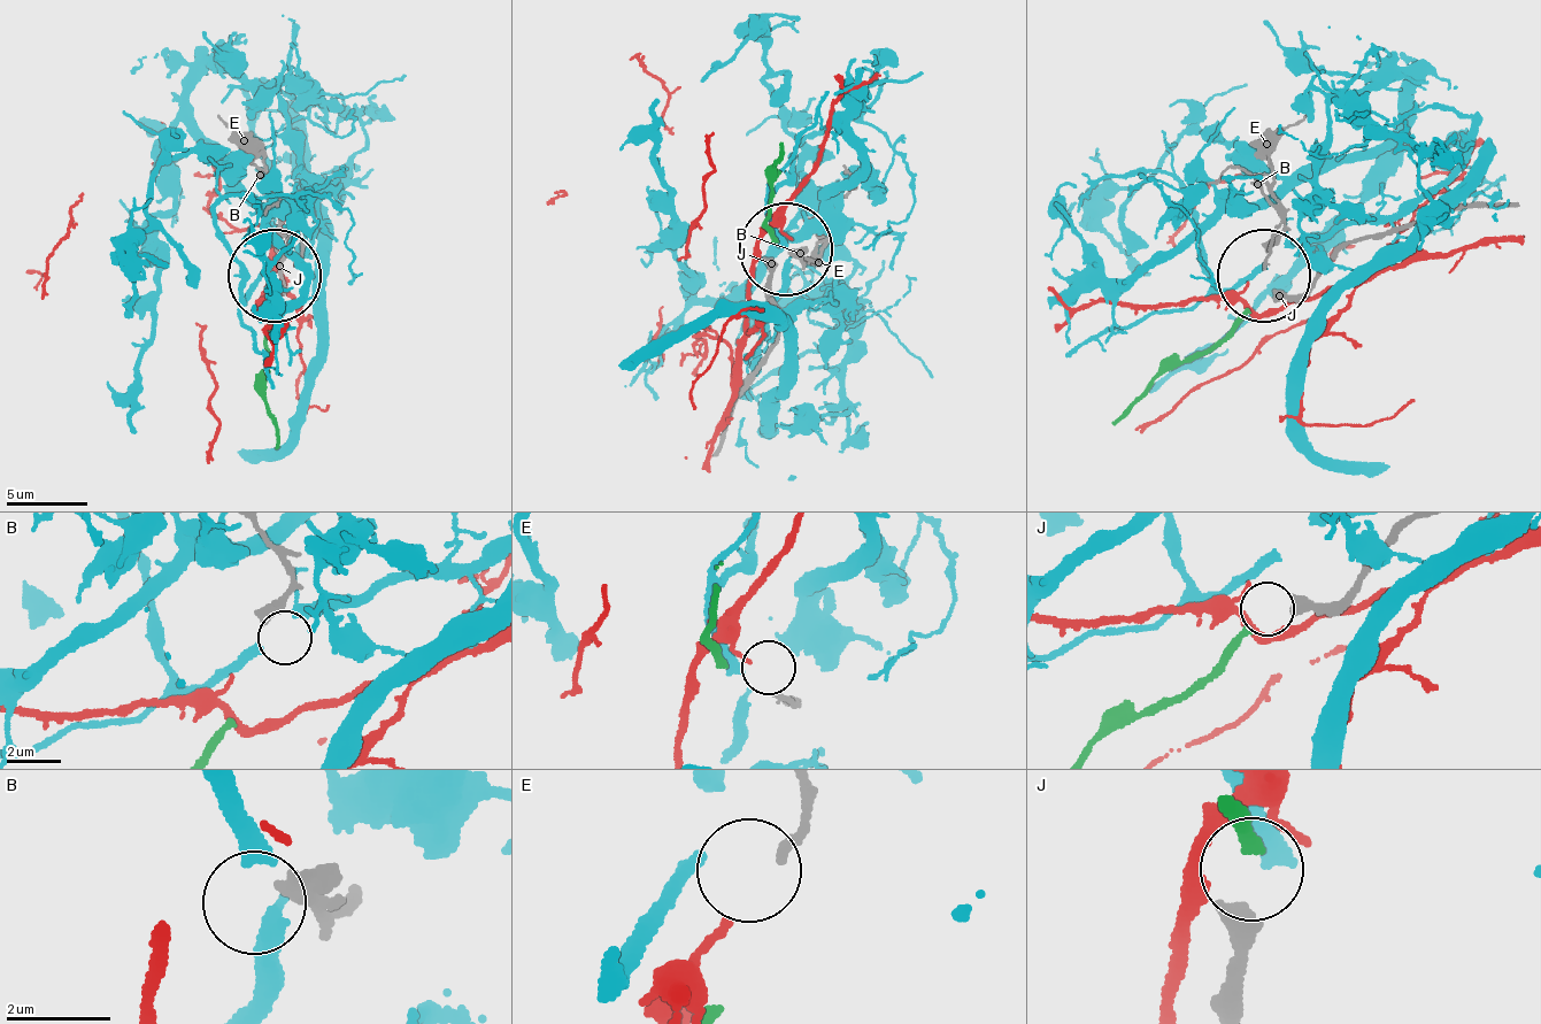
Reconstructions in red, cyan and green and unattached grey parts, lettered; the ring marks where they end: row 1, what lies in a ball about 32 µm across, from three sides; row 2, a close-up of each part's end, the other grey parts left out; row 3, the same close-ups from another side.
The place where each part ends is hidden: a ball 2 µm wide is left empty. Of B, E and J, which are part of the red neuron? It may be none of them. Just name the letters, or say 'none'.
E

